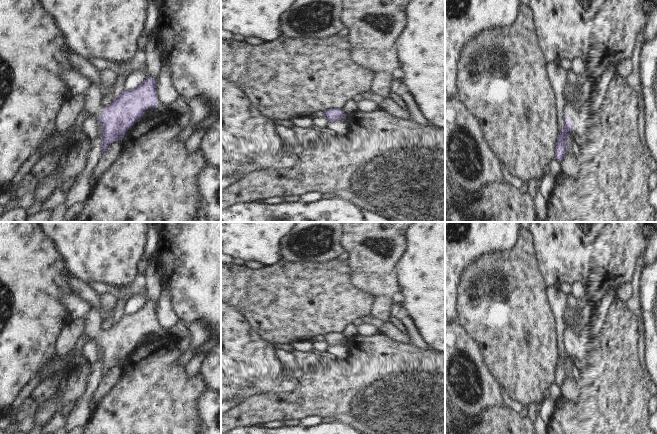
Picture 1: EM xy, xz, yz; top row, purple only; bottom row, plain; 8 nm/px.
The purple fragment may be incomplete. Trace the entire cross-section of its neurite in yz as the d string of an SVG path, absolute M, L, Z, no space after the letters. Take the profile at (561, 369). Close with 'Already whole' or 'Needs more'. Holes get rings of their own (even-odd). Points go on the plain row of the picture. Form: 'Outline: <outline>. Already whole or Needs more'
Outline: M575 316L566 317L568 326L564 333L564 353L559 355L555 369L555 382L562 384L567 377L567 360L572 356L576 361L587 362L593 351L594 337L586 327L577 325Z. Needs more.

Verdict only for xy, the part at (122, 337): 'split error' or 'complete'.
split error

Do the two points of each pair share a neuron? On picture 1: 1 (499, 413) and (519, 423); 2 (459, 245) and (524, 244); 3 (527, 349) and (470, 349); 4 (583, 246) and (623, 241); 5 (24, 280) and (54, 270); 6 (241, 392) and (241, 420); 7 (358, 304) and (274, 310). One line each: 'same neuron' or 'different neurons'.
1: same neuron
2: different neurons
3: different neurons
4: different neurons
5: same neuron
6: different neurons
7: same neuron

